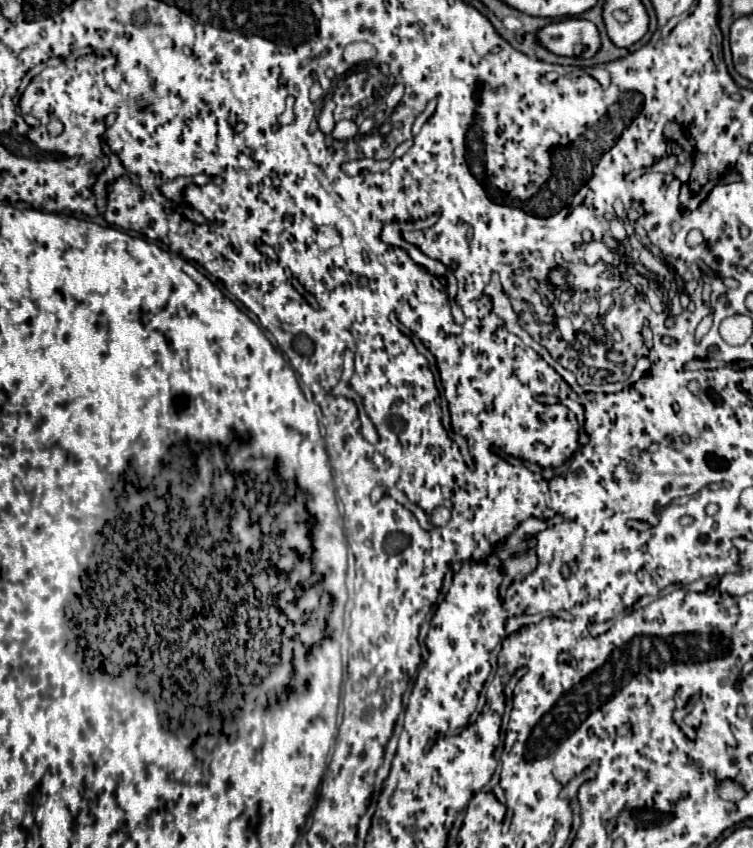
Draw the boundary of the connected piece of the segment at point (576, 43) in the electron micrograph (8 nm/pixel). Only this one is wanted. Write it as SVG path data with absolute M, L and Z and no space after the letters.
M564 19L550 23L538 33L540 43L556 55L592 59L600 47L600 33L592 21L586 19Z

